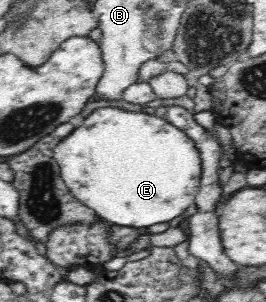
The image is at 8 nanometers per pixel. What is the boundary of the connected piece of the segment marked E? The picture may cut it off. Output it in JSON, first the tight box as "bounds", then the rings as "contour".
{"bounds":[54,107,201,229],"contour":[[[100,107],[93,110],[86,117],[84,122],[74,128],[72,133],[64,138],[54,149],[54,158],[59,164],[59,171],[65,185],[80,202],[92,209],[98,217],[102,217],[112,225],[146,229],[153,224],[170,222],[173,218],[179,217],[188,206],[194,204],[194,196],[198,194],[198,186],[201,182],[201,156],[196,148],[195,142],[188,137],[180,128],[173,126],[166,118],[158,117],[153,111],[130,111],[118,107]]]}

